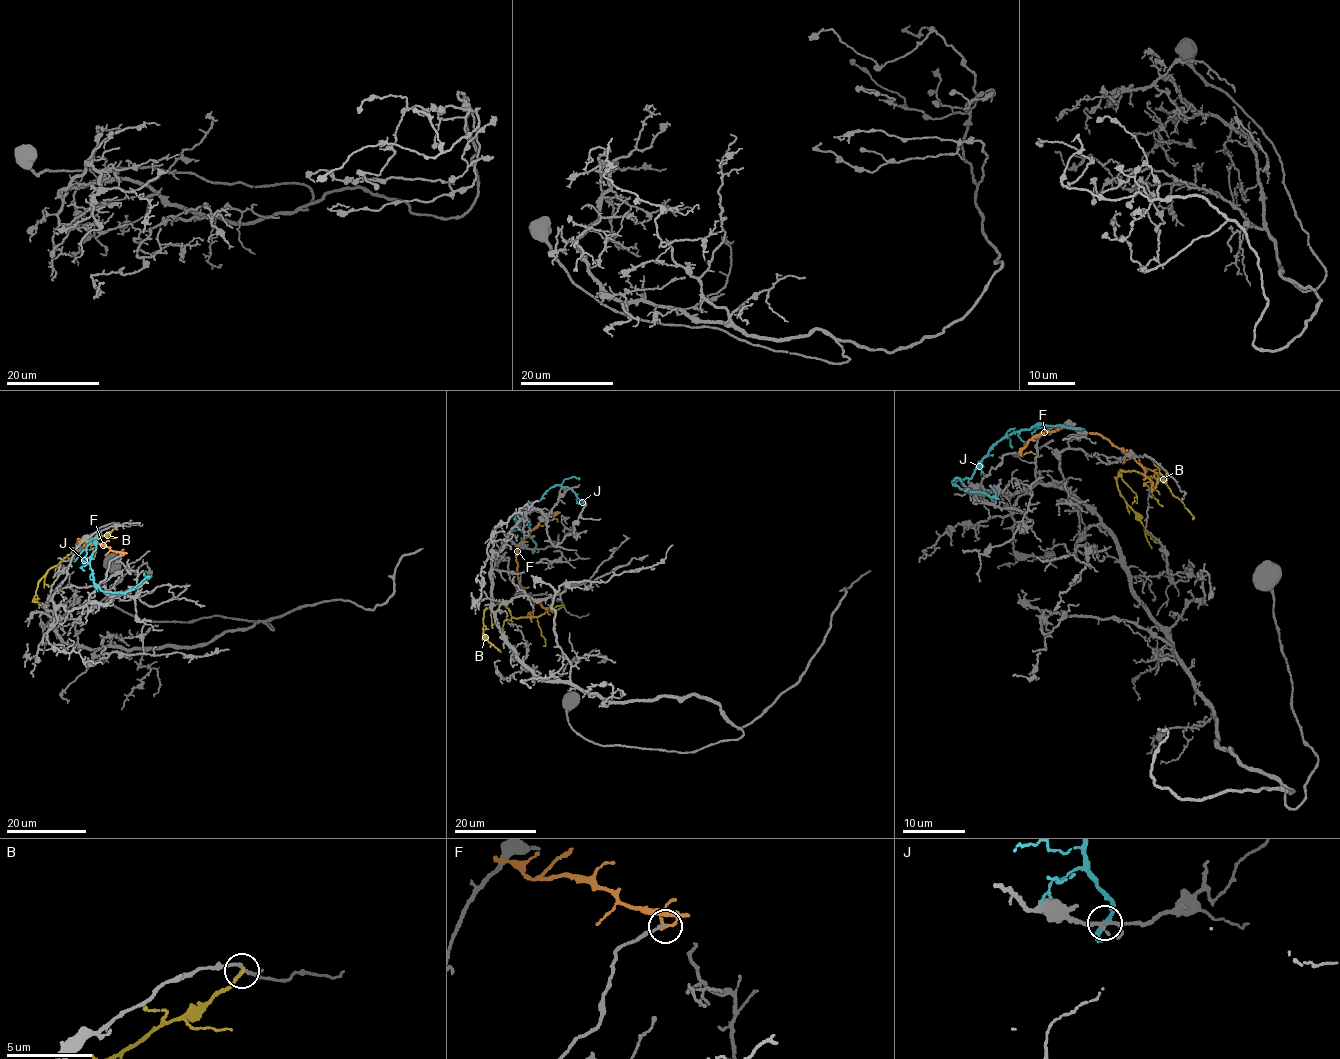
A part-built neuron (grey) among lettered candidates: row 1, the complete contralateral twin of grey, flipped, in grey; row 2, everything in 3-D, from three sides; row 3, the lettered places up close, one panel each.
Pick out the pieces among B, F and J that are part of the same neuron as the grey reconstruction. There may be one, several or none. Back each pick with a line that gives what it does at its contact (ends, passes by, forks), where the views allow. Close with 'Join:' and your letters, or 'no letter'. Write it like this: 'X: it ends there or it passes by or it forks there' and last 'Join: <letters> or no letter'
Join: no letter

